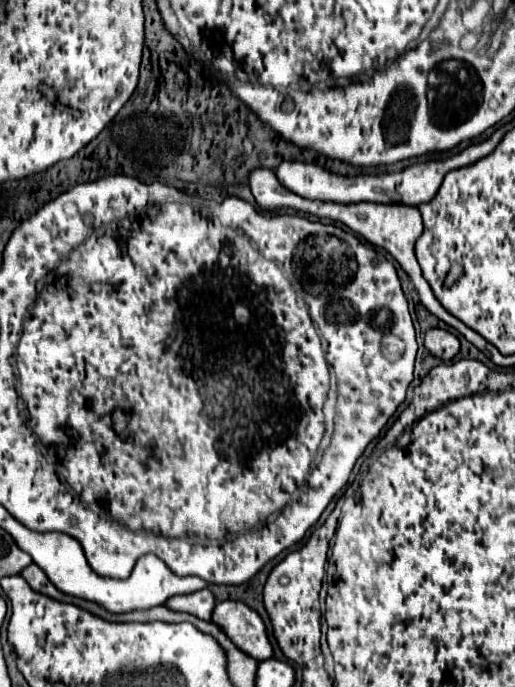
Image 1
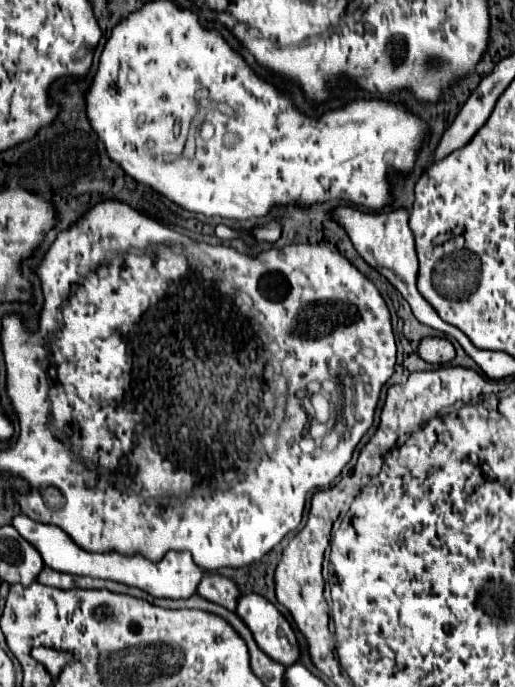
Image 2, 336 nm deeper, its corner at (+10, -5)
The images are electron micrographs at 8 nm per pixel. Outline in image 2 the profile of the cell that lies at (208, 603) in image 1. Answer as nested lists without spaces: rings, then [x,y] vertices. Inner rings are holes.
[[[207,574],[197,586],[197,594],[209,602],[221,604],[223,608],[227,608],[231,612],[235,610],[235,604],[239,598],[237,586],[231,580],[217,576],[217,574]]]

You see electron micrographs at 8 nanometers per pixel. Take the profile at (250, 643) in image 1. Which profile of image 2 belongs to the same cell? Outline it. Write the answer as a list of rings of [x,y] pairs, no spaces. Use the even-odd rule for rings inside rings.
[[[243,594],[237,600],[237,616],[253,632],[257,646],[279,664],[291,666],[299,658],[299,646],[293,628],[281,612],[259,594]]]

